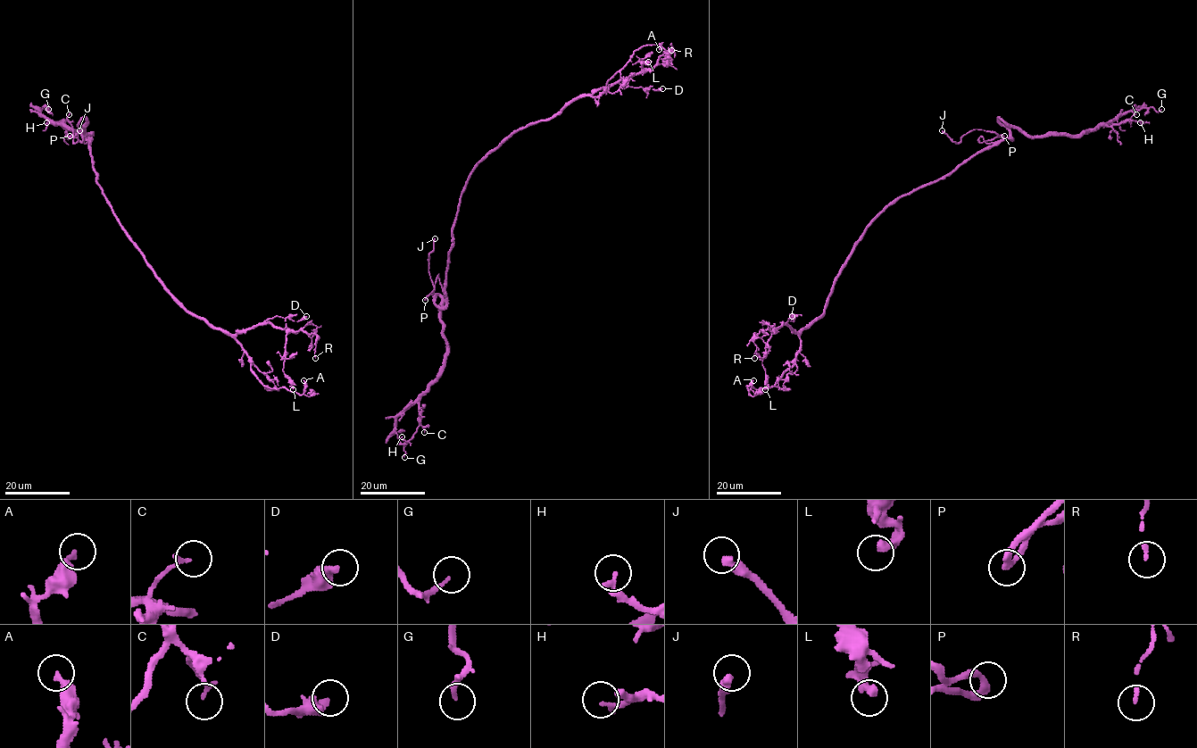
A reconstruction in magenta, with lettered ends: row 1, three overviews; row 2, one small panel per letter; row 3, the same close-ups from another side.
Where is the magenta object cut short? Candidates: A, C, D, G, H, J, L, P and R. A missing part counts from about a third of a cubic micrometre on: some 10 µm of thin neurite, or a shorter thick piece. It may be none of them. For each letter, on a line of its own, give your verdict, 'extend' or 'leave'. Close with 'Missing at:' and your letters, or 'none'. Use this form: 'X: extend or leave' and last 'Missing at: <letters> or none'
A: leave
C: leave
D: leave
G: leave
H: leave
J: extend
L: leave
P: leave
R: extend
Missing at: J, R

